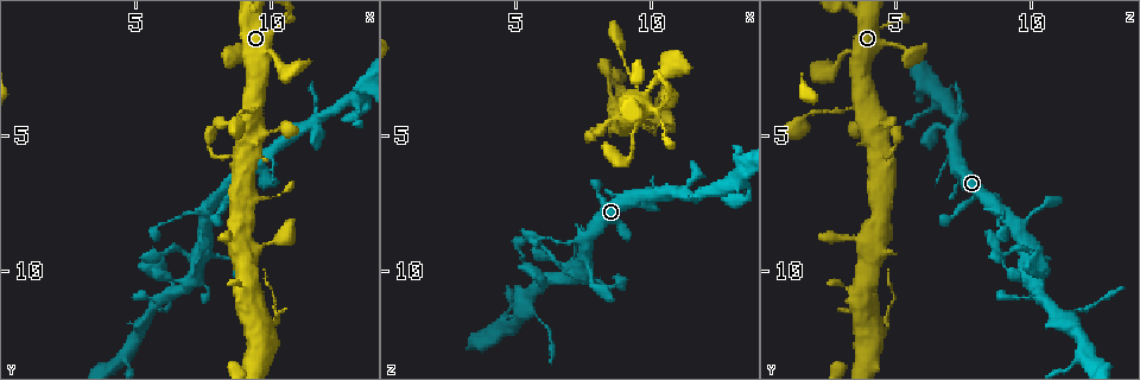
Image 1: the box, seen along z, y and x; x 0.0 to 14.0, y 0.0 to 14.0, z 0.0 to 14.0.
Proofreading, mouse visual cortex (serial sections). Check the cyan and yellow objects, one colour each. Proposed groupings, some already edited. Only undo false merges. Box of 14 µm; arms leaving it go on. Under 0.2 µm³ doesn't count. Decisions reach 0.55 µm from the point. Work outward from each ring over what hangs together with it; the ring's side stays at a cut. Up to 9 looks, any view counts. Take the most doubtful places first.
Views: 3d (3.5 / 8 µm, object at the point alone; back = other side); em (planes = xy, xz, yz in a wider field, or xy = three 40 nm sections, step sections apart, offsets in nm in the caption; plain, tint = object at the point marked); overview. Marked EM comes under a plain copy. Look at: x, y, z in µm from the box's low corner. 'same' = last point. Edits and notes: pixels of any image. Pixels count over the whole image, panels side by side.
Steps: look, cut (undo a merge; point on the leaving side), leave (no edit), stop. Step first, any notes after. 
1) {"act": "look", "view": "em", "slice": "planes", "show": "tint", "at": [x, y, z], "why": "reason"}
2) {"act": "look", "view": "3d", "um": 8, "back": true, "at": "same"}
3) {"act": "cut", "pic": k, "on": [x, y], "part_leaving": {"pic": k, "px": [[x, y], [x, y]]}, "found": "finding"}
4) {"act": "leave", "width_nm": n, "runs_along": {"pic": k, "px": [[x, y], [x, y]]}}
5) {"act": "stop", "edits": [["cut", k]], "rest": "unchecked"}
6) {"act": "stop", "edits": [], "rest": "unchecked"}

{"act": "look", "view": "3d", "um": 3.5, "at": [9.5, 4.0, 3.4], "why": "a narrow waist"}

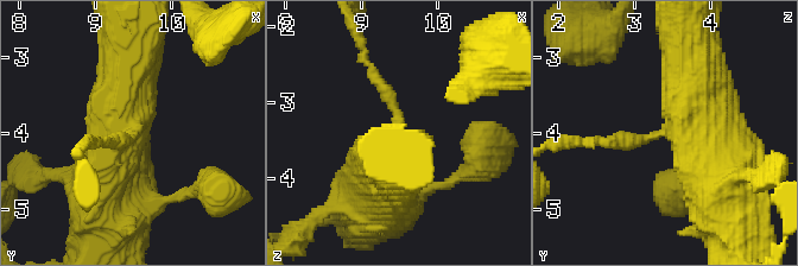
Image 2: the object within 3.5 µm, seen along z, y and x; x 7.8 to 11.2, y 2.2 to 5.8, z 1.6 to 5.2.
{"act": "look", "view": "em", "slice": "planes", "show": "tint", "at": [9.50, 4.10, 3.30], "why": "now the EM"}

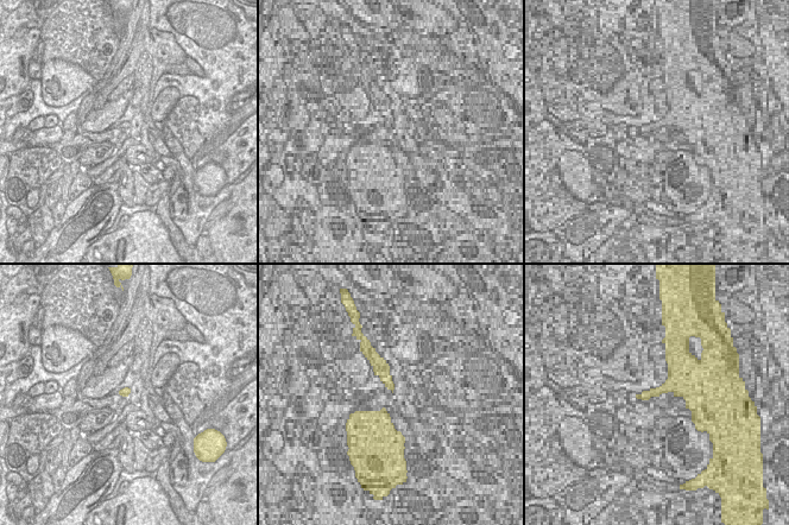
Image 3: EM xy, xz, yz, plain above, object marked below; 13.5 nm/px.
{"act": "look", "view": "em", "slice": "xy", "step": 2, "show": "tint", "at": "same"}

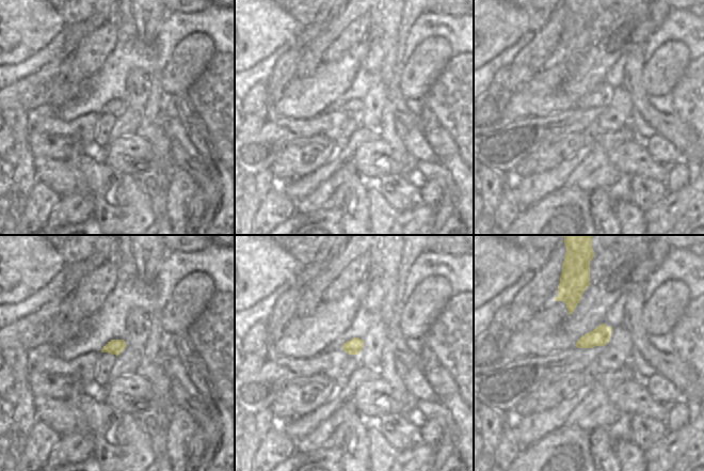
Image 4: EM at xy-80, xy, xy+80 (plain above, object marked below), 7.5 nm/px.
{"act": "leave", "runs_along": {"pic": 2, "px": [[711, 96], [669, 133], [587, 140]]}, "found": "one cell here"}

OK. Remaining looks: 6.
{"act": "look", "view": "3d", "um": 3.5, "at": [13.3, 3.6, 6.6], "why": "sharp bend"}

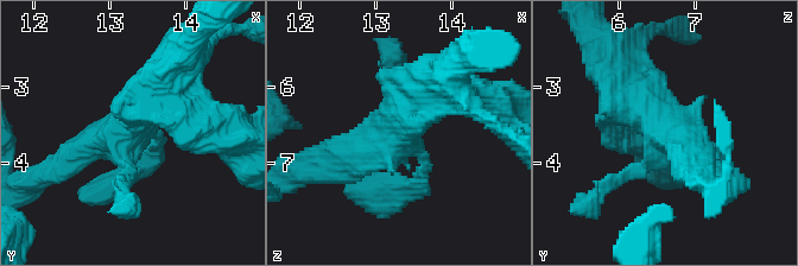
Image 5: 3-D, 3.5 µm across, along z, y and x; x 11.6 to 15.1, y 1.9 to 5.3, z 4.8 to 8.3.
{"act": "look", "view": "em", "slice": "xy", "step": 1, "show": "tint", "at": [13.20, 3.55, 6.65], "why": "shape alone is not enough"}

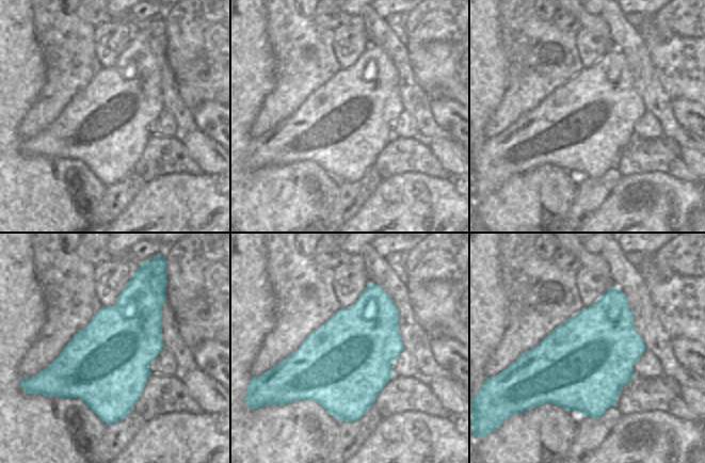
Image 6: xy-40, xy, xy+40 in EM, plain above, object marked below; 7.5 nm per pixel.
{"act": "leave", "width_nm": 700, "runs_along": {"pic": 5, "px": [[61, 168], [124, 131], [171, 80]]}, "found": "one cell here"}

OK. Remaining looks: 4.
{"act": "look", "view": "3d", "um": 8, "back": true, "at": [8.8, 4.3, 1.6], "why": "calibre changes"}

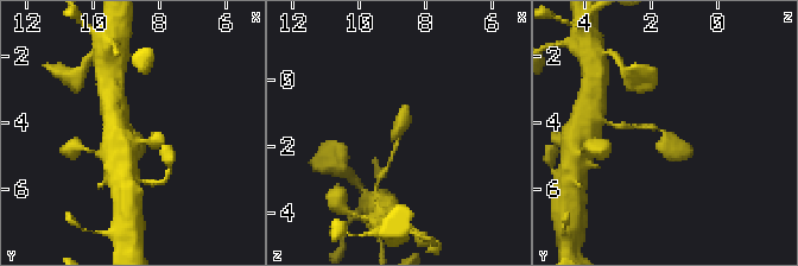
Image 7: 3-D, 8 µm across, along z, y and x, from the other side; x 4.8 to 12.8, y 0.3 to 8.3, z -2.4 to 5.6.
{"act": "look", "view": "em", "slice": "xy", "step": 5, "show": "tint", "at": [8.8, 4.3, 1.6], "why": "shape alone is not enough"}

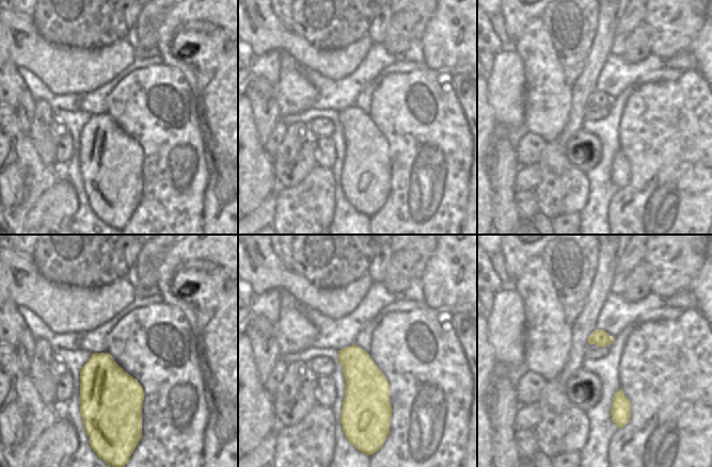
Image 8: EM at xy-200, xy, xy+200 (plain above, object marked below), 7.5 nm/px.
{"act": "leave", "width_nm": 320, "runs_along": {"pic": 7, "px": [[634, 126], [656, 127], [689, 153]]}, "found": "one cell here"}

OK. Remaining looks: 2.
{"act": "look", "view": "3d", "um": 3.5, "at": [9.0, 2.1, 5.8], "why": "sudden change in width"}

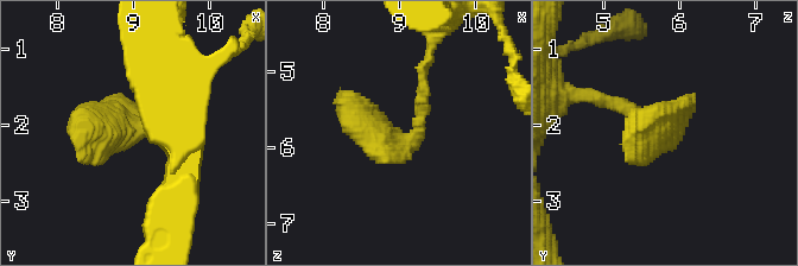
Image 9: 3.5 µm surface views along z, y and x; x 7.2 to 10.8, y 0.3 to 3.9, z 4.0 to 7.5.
{"act": "look", "view": "em", "slice": "xy", "step": 1, "show": "tint", "at": [8.95, 2.05, 5.90]}

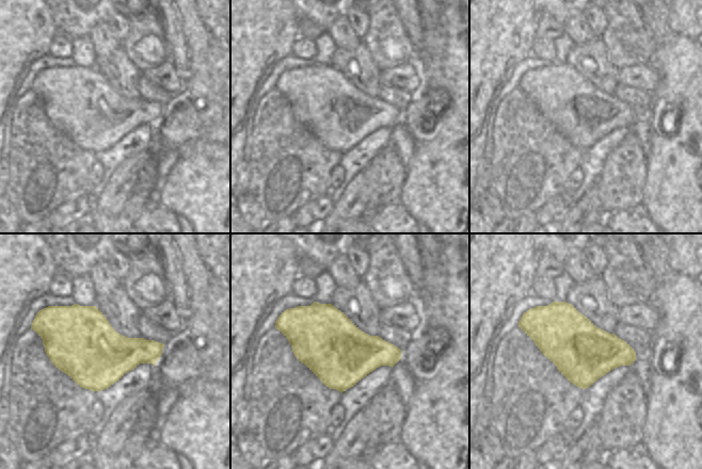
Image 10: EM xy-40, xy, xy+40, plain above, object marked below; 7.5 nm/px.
{"act": "leave", "runs_along": {"pic": 9, "px": [[158, 102], [81, 157]]}, "found": "one cell here"}

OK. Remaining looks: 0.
{"act": "stop", "edits": [], "rest": "unchecked"}

